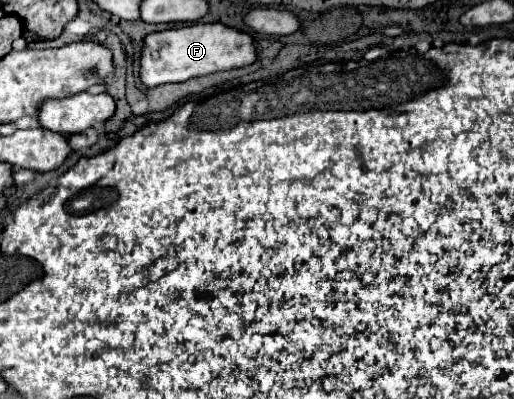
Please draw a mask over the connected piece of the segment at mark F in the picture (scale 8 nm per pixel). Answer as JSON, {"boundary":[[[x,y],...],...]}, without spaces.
{"boundary":[[[196,23],[196,25],[150,33],[144,39],[144,49],[140,59],[140,79],[146,87],[182,83],[200,75],[248,67],[256,63],[256,57],[258,57],[258,49],[252,35],[228,27],[224,23]]]}

